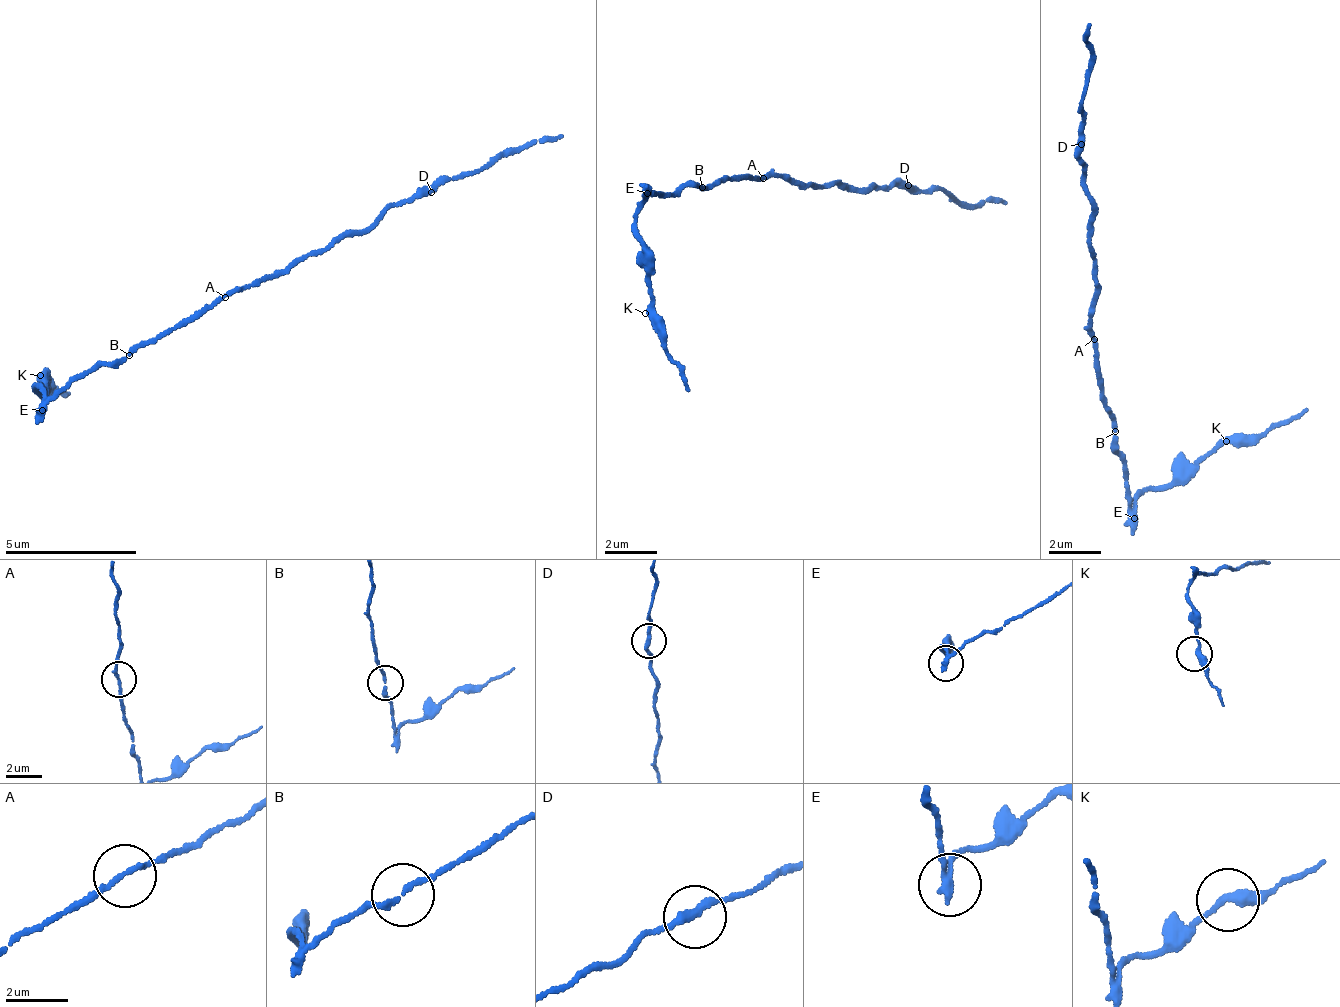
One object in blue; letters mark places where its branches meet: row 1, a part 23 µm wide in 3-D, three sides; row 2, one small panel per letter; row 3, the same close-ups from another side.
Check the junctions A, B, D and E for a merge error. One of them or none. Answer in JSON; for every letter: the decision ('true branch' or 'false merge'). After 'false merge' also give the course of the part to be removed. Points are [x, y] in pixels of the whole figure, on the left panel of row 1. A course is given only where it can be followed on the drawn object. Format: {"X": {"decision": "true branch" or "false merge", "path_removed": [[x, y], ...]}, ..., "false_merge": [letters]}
{"A": {"decision": "true branch"}, "B": {"decision": "true branch"}, "D": {"decision": "true branch"}, "E": {"decision": "false merge", "path_removed": [[43, 410], [39, 386], [32, 395], [41, 383], [49, 379], [44, 395], [69, 394]]}, "false_merge": ["E"]}

